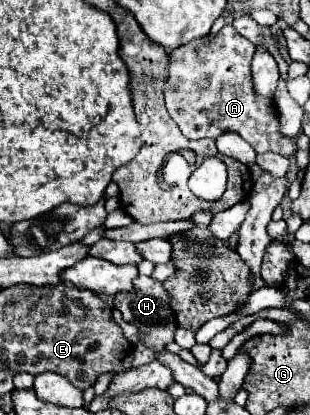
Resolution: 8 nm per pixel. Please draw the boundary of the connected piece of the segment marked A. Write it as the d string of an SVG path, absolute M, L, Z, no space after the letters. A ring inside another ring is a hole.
M223 26L223 30L215 38L205 36L185 46L179 46L169 54L171 66L169 66L169 80L165 82L165 106L175 124L181 128L183 136L189 140L217 138L219 134L233 130L243 140L247 140L257 152L279 152L283 156L291 156L293 140L283 138L279 134L279 112L275 100L257 96L253 90L251 70L249 70L253 54L255 54L255 44L243 38L239 32L235 32L233 26Z

